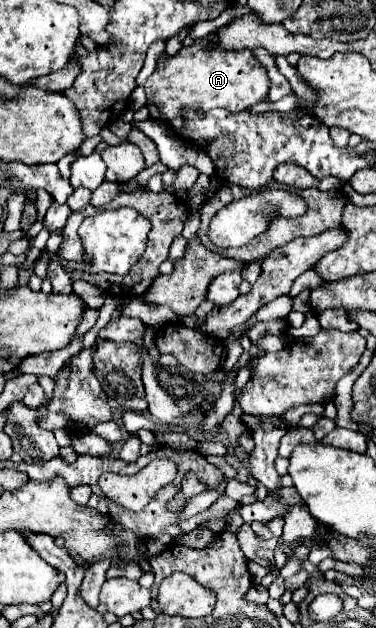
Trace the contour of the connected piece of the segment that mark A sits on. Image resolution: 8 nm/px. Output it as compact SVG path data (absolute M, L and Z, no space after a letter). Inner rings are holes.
M213 34L193 40L191 46L183 46L175 56L161 54L157 58L157 68L143 86L147 92L149 116L153 120L161 120L179 130L183 128L183 108L203 112L225 108L235 114L267 98L271 82L265 68L255 60L253 52L219 52L217 48L203 48L211 36Z

